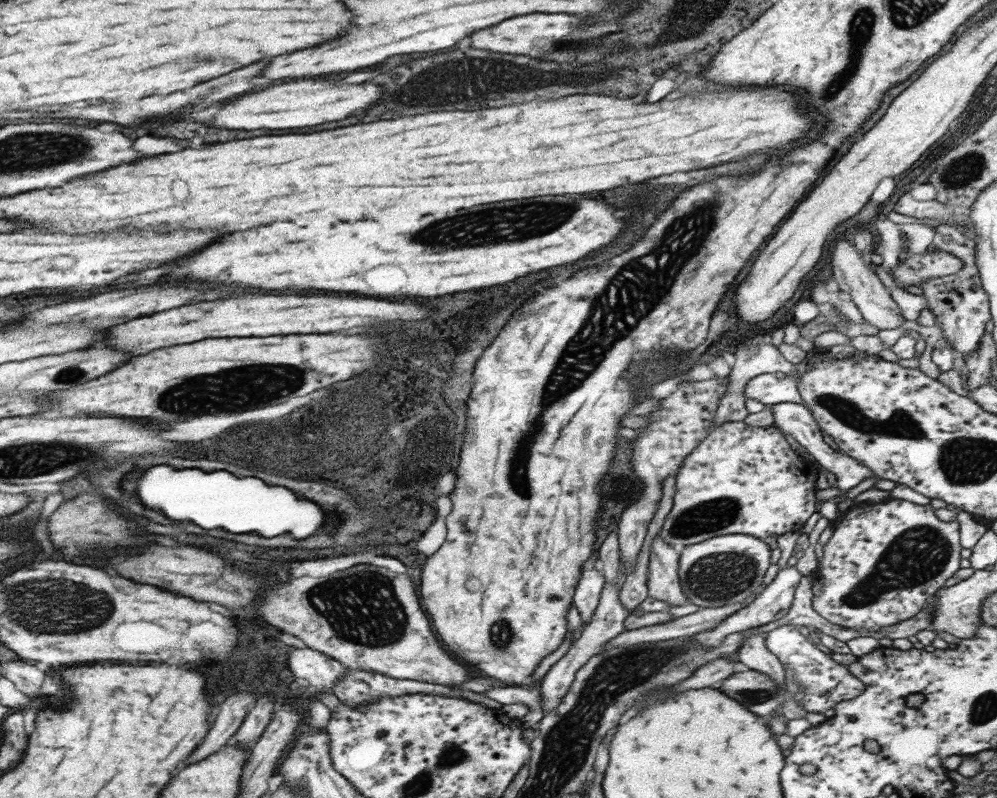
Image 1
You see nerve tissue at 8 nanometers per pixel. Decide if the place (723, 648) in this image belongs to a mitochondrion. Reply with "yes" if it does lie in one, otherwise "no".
no

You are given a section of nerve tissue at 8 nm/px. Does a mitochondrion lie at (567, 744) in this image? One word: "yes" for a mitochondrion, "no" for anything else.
yes

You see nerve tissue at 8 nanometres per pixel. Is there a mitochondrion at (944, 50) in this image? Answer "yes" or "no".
no

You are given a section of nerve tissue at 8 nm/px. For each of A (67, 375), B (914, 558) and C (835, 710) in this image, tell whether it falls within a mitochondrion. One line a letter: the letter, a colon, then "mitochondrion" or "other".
A: mitochondrion
B: mitochondrion
C: other

